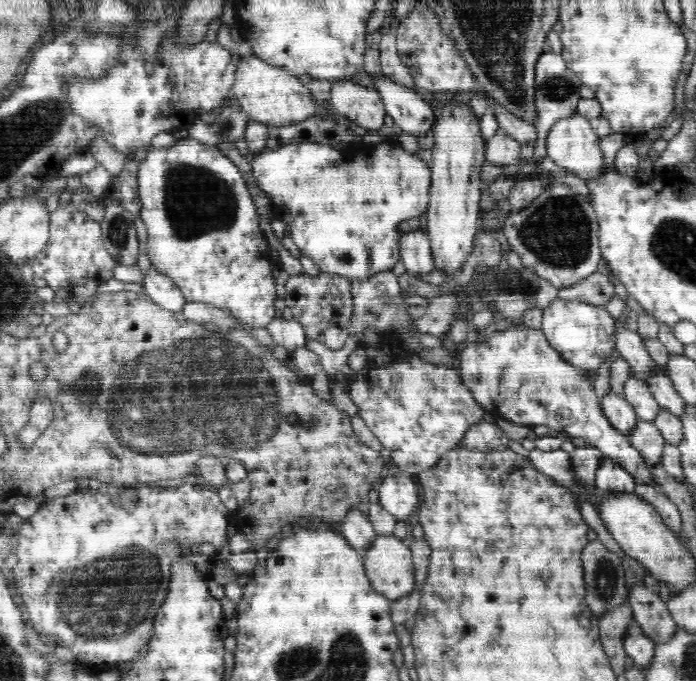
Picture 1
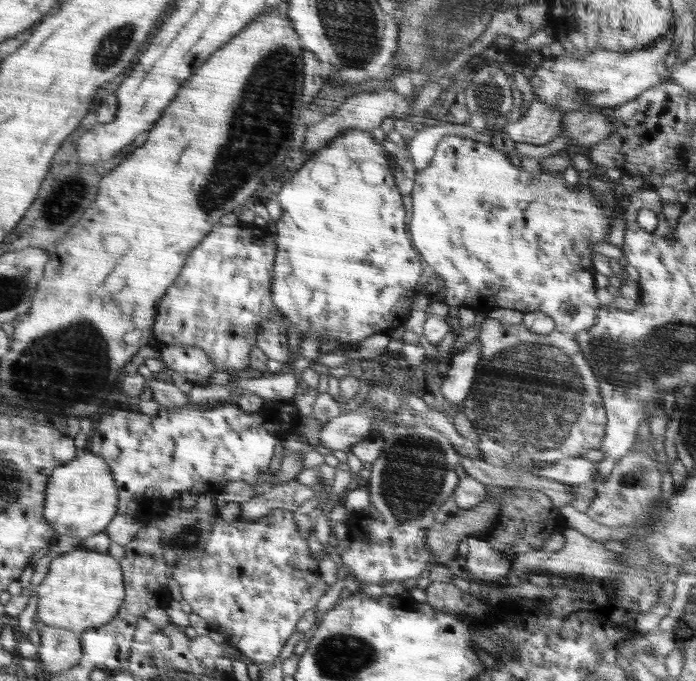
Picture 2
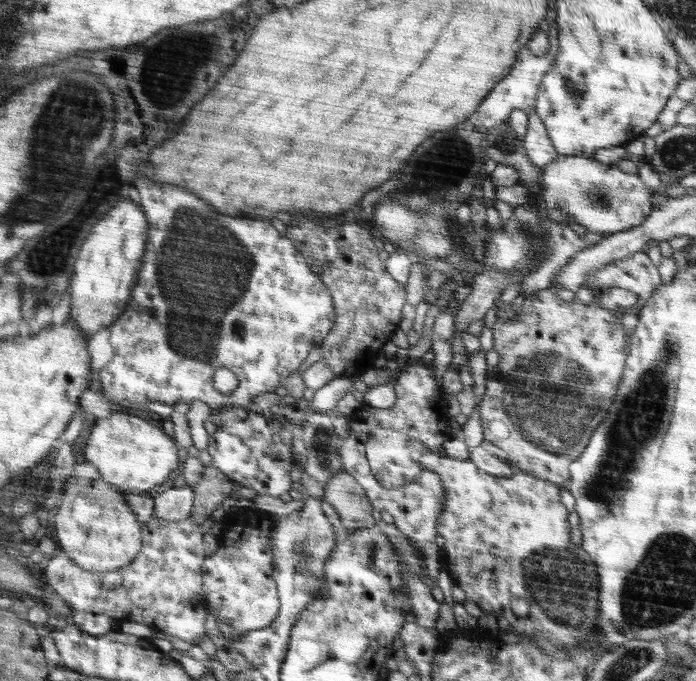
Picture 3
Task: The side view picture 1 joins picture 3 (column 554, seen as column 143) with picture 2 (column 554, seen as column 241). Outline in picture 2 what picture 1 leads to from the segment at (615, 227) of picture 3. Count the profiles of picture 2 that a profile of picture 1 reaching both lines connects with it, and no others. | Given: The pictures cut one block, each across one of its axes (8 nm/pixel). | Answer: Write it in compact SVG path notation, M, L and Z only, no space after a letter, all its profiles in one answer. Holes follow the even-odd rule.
M446 136L436 146L436 154L432 156L432 162L428 168L417 171L415 186L411 191L412 212L408 235L412 244L418 250L423 262L430 265L434 272L442 278L445 288L444 302L450 306L464 306L475 313L487 314L495 308L507 308L519 310L523 313L544 311L546 315L554 319L555 330L558 333L576 335L590 330L596 324L598 310L602 307L596 299L596 288L594 284L594 267L592 258L595 255L592 244L604 242L610 228L612 228L612 213L608 207L603 206L588 182L577 184L573 188L567 186L566 180L560 172L547 172L540 169L534 173L526 171L522 166L518 167L510 163L509 156L494 149L489 142L478 142L464 136Z

